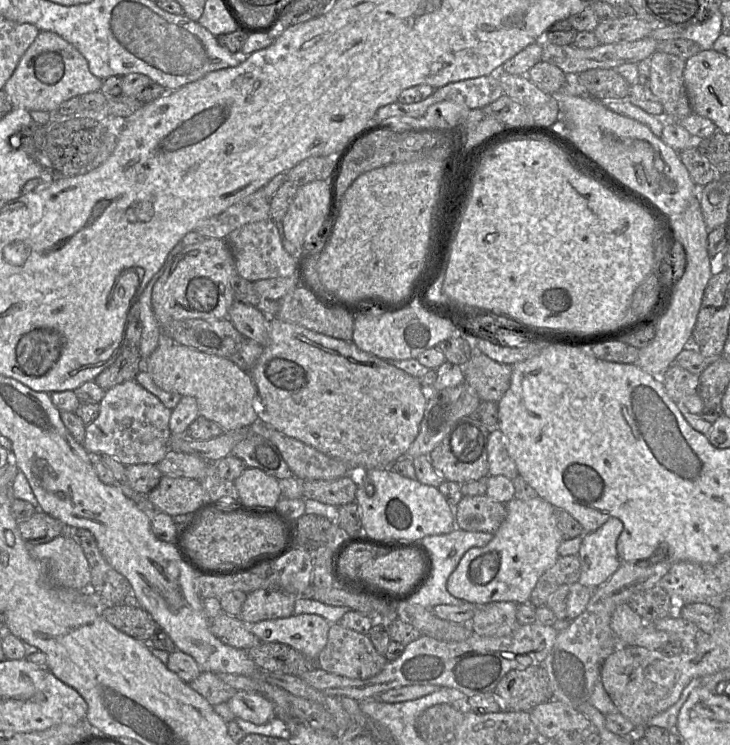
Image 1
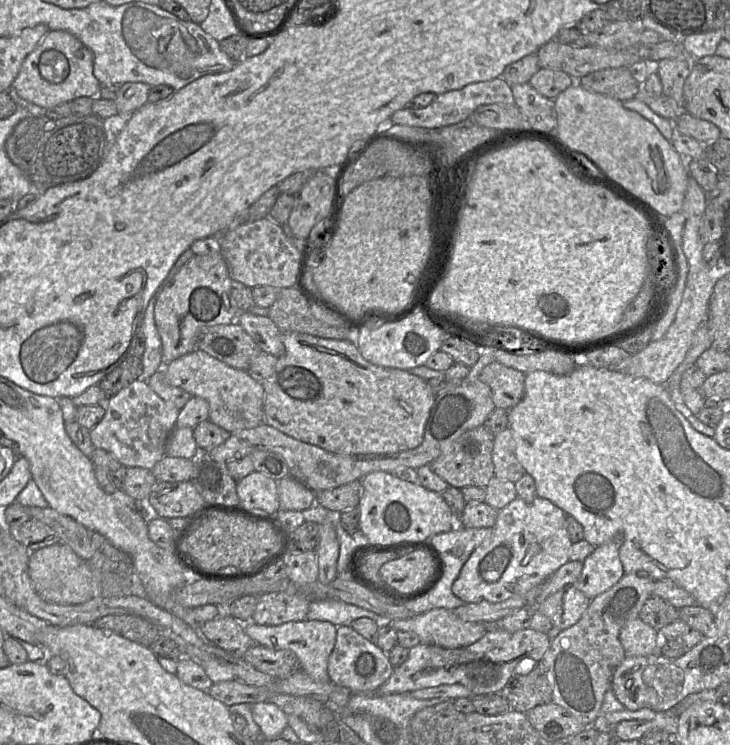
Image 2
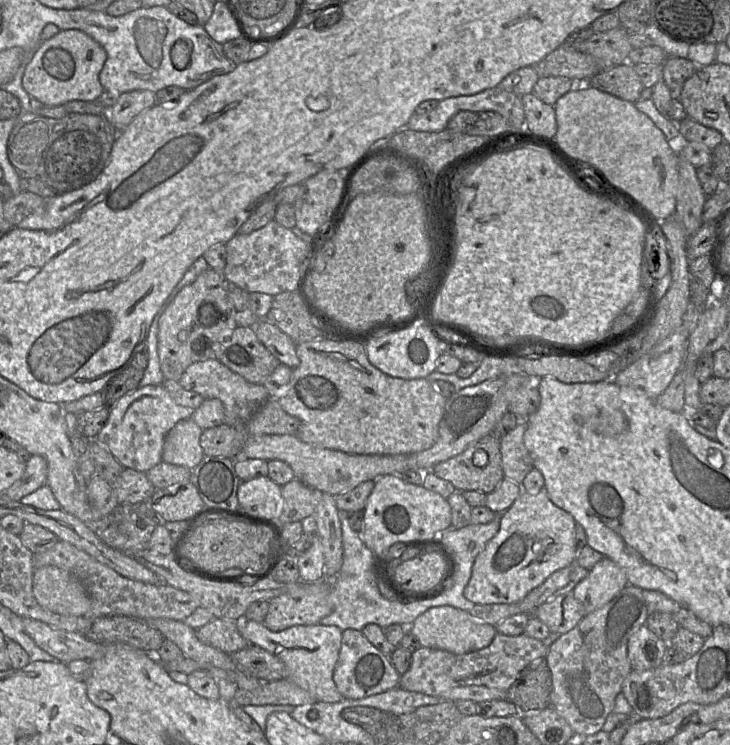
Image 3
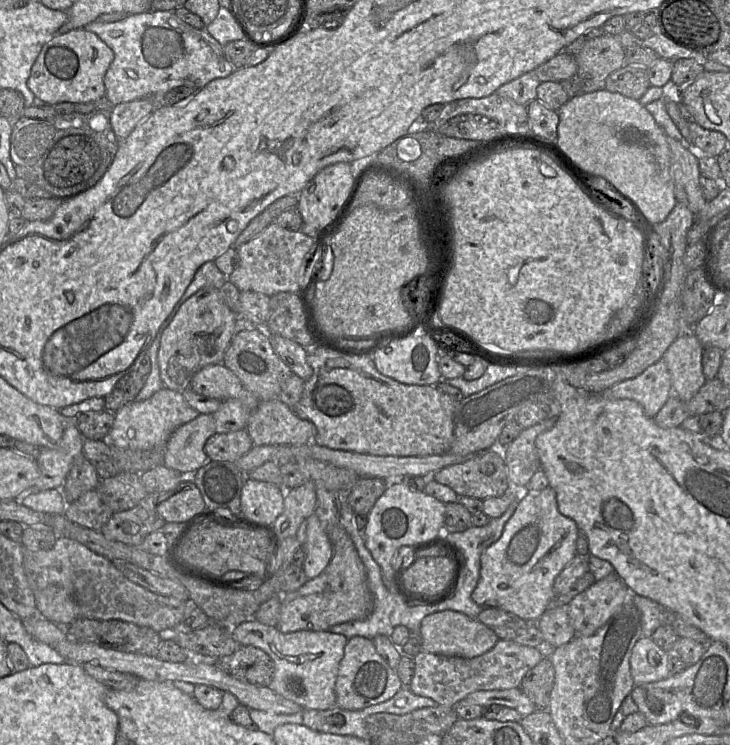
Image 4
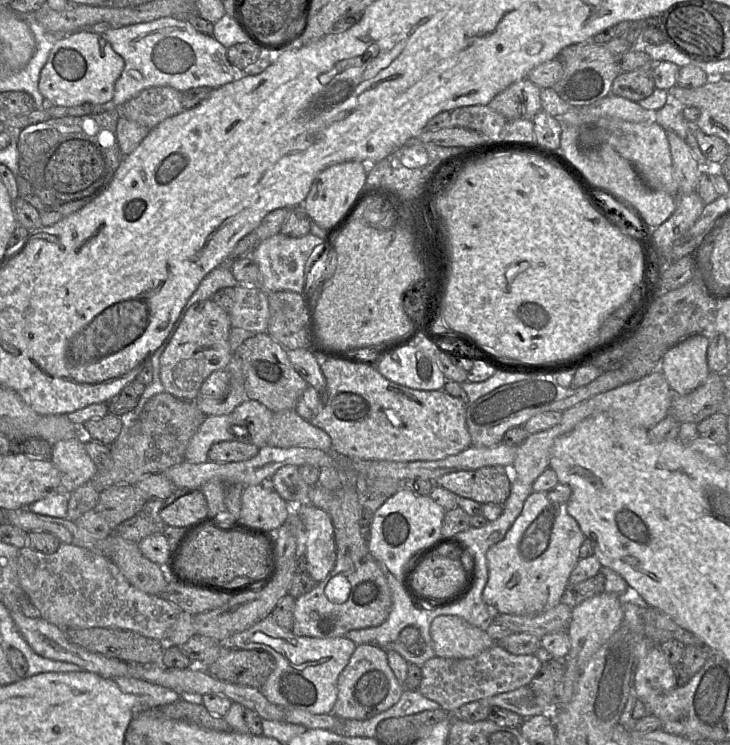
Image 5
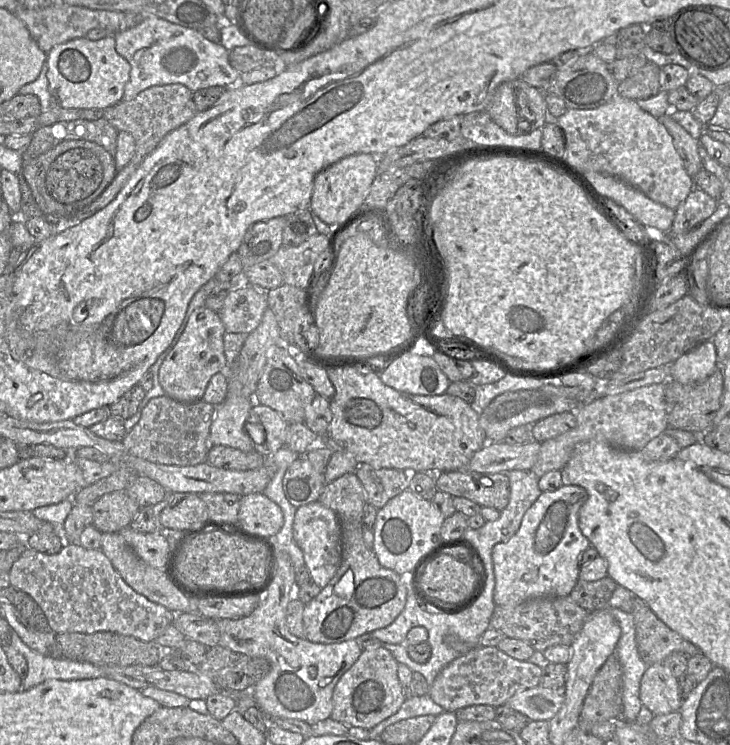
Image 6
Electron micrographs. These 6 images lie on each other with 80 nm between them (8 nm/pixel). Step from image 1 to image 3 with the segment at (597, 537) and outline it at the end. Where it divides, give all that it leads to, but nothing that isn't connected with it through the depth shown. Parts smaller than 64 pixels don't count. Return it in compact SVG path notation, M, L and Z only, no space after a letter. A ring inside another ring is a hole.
M605 556L575 586L573 594L584 606L586 615L608 603L628 582L625 571Z

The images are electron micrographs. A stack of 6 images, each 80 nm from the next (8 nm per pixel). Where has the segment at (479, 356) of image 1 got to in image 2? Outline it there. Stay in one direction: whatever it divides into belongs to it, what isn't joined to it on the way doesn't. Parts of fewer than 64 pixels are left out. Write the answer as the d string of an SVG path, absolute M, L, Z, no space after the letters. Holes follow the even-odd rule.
M495 361L485 366L479 380L491 389L497 408L510 410L524 395L525 374L499 362Z

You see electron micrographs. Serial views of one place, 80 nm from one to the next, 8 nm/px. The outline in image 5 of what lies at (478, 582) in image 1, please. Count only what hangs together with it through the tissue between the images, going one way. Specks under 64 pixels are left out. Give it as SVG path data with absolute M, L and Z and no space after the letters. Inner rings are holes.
M561 483L547 491L533 490L505 537L487 551L488 581L483 590L483 599L495 613L535 615L560 602L569 586L571 572L580 559L579 549L586 539L576 519L568 513L571 494L571 488Z

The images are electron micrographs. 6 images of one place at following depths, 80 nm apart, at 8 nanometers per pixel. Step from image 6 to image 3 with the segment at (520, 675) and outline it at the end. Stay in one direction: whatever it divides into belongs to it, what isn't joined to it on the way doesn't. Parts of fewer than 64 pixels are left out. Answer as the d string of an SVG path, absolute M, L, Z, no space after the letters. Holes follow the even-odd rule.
M502 633L495 635L491 644L483 649L466 654L419 647L412 653L411 666L400 676L399 687L411 691L447 700L449 692L462 686L486 686L507 691L527 667L533 667L545 659L548 648L542 640L525 633L510 636Z

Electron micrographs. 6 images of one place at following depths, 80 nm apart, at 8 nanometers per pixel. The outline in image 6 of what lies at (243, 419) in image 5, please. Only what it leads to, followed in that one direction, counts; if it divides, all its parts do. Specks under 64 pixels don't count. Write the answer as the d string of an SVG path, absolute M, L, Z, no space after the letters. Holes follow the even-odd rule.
M255 403L245 423L245 431L254 448L263 456L271 456L284 447L288 423L273 409Z

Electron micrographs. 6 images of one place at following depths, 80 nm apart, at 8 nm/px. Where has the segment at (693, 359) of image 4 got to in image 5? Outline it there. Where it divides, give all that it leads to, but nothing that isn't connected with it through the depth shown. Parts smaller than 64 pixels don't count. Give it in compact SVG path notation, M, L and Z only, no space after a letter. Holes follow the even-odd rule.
M693 335L670 348L659 363L659 370L664 374L671 390L677 395L686 395L700 386L709 376L707 349L710 340L706 335Z

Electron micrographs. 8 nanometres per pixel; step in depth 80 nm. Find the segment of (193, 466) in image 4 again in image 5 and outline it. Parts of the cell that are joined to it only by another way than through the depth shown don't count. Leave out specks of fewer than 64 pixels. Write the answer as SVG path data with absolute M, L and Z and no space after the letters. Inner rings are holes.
M229 414L206 416L198 431L189 441L184 461L192 464L205 463L208 461L208 450L213 444L235 440L235 436L229 430L229 425Z

